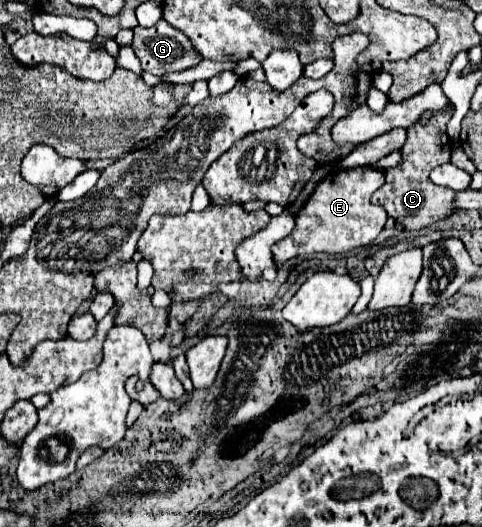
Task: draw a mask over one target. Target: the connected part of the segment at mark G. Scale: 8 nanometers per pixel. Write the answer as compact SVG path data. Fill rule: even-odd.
M163 18L153 28L137 26L131 46L141 60L141 68L155 76L183 72L203 60L191 40Z

